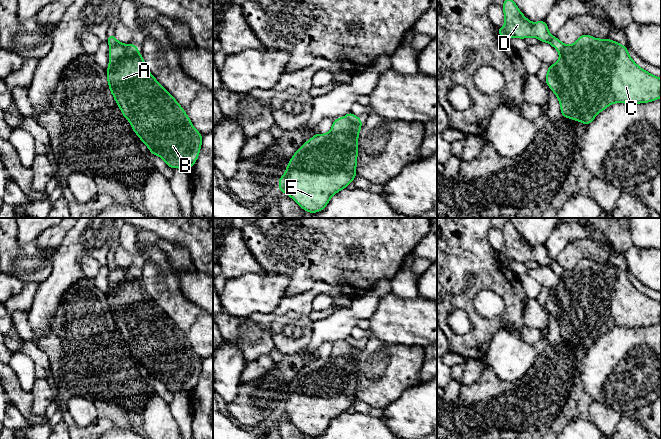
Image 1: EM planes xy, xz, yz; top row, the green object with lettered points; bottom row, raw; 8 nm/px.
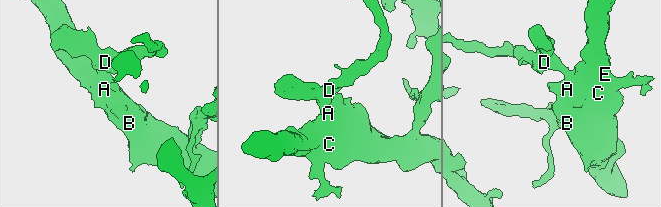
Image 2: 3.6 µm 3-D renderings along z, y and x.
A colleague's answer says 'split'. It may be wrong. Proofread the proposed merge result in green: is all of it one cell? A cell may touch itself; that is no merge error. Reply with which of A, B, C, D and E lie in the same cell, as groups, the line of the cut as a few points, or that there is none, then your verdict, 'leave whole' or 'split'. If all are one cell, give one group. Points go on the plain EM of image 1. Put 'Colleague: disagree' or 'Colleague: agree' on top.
Colleague: agree
A B C E / D; cut in xy along (110, 269), (121, 268), (128, 275), (137, 274); split

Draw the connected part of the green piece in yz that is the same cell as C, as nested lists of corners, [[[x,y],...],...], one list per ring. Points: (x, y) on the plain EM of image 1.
[[[581,259],[573,269],[564,269],[559,284],[548,290],[545,305],[560,326],[562,341],[581,345],[588,350],[596,339],[612,327],[648,327],[661,321],[661,303],[640,292],[630,281],[628,273],[610,263]]]

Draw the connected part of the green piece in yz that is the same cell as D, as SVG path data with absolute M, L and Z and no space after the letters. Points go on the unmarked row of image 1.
M508 221L502 228L505 239L505 250L496 252L497 257L503 262L516 261L525 263L536 261L541 266L551 268L559 277L563 275L564 268L549 257L546 245L531 247L519 234L512 222Z

